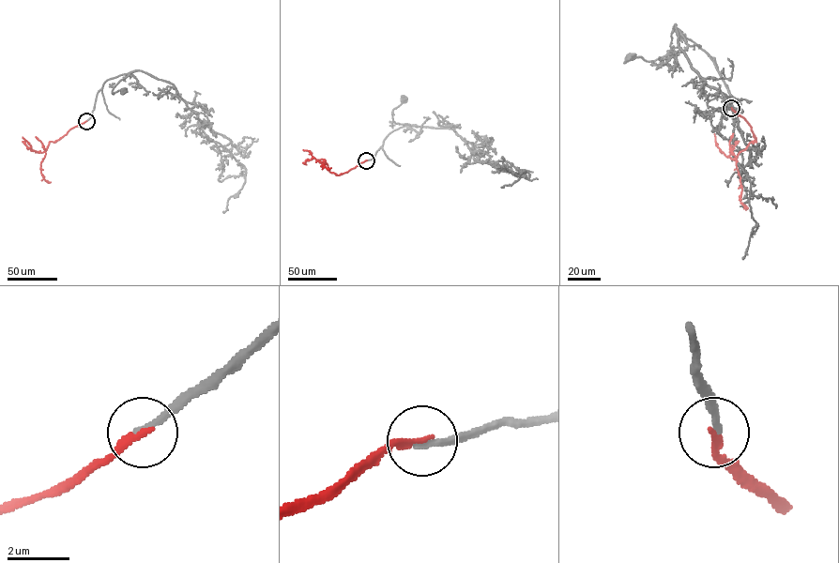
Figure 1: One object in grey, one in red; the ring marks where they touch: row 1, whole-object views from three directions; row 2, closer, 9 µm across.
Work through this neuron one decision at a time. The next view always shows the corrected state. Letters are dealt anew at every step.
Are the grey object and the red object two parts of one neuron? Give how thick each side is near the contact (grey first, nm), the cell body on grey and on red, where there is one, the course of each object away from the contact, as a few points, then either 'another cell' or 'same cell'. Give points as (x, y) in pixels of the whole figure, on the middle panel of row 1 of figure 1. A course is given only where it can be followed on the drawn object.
200/220 nm | grey (403, 98) | red none | grey via (367, 160), (374, 158), (384, 140), (393, 130), (410, 125), (393, 120), (392, 111), (402, 103), (403, 98) | red via (367, 160), (340, 174), (330, 172), (326, 163), (321, 165), (331, 168) | same cell

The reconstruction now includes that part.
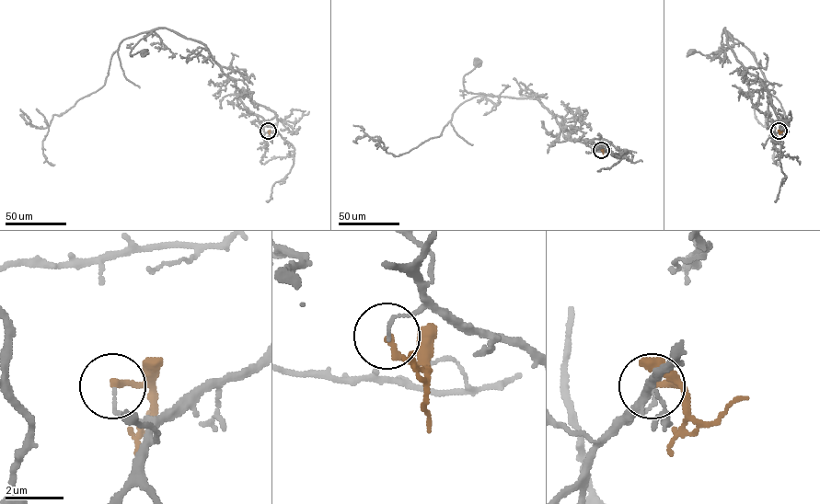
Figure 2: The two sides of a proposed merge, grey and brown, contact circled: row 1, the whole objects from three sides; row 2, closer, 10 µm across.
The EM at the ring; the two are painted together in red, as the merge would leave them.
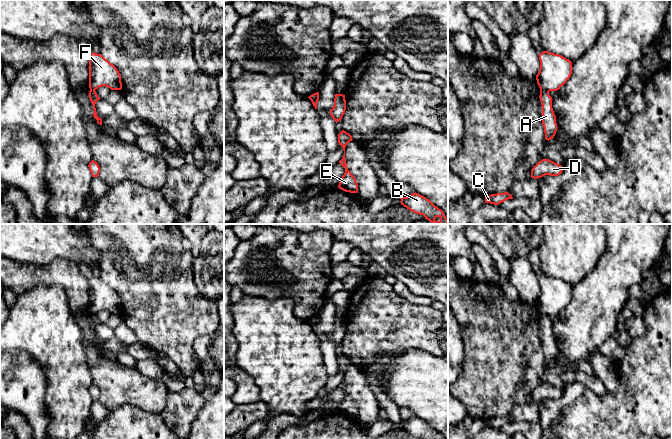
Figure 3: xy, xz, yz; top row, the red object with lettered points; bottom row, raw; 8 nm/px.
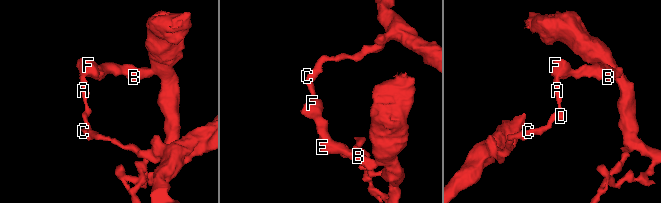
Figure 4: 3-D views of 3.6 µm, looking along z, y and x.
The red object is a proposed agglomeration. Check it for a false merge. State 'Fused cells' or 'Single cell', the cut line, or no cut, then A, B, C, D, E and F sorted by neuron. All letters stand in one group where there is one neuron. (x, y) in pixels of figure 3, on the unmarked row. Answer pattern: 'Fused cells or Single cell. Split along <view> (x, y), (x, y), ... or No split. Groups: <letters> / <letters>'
Fused cells. Split along yz (540, 313), (545, 313), (548, 316). Groups: A C D / B E F

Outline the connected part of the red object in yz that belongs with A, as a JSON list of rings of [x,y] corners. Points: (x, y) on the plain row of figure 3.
[[[540,314],[539,319],[542,329],[542,348],[544,351],[545,363],[551,364],[557,355],[556,340],[552,332],[552,321],[547,314]]]

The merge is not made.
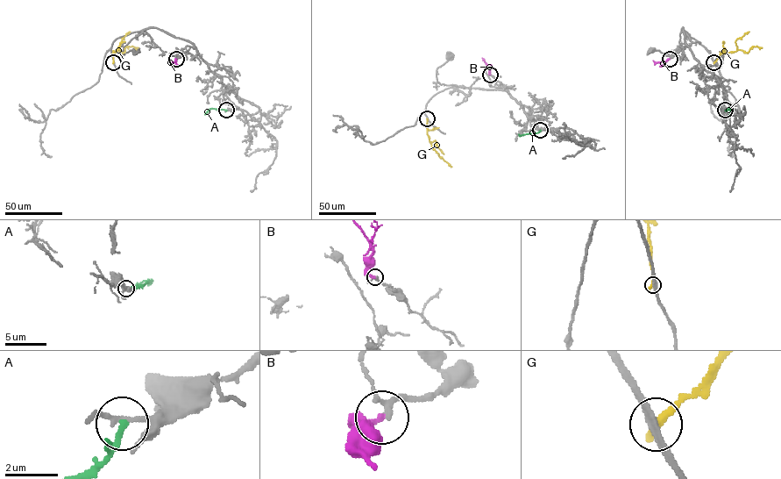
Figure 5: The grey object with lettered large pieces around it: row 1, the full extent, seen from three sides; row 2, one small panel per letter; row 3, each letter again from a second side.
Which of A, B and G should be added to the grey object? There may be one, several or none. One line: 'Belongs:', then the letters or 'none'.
Belongs: B

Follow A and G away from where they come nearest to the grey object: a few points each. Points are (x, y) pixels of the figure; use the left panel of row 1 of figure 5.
A: (226, 110), (210, 108), (204, 114)
G: (113, 62), (113, 52), (117, 50), (123, 53), (129, 46), (138, 47)

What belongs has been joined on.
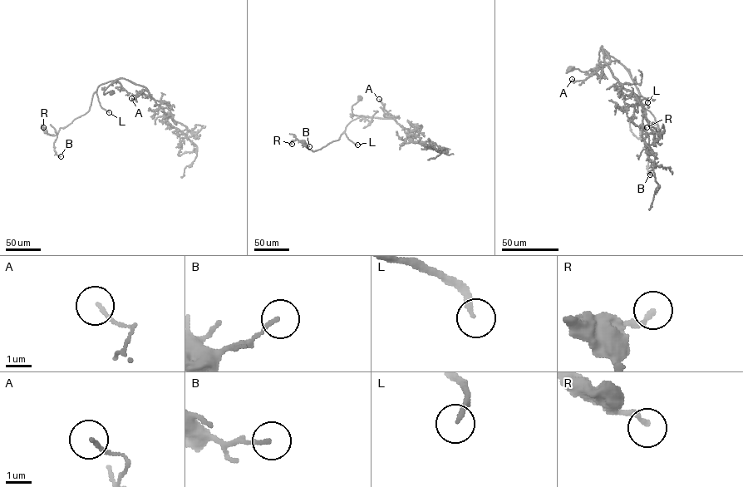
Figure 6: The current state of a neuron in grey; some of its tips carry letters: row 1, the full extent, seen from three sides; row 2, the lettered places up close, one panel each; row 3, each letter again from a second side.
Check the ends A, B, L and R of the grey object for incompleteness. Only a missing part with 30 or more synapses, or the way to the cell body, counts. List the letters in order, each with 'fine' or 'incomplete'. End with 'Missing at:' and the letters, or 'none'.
A: fine
B: fine
L: incomplete
R: fine
Missing at: L

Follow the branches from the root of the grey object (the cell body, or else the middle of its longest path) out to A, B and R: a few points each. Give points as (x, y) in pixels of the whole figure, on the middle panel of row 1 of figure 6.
A: (359, 98), (351, 107), (354, 115), (395, 119), (383, 109), (379, 99)
B: (359, 98), (352, 113), (364, 116), (351, 120), (337, 140), (315, 151), (302, 145), (309, 146)
R: (359, 98), (351, 106), (352, 113), (364, 116), (351, 120), (337, 140), (315, 151), (297, 140), (292, 144)

